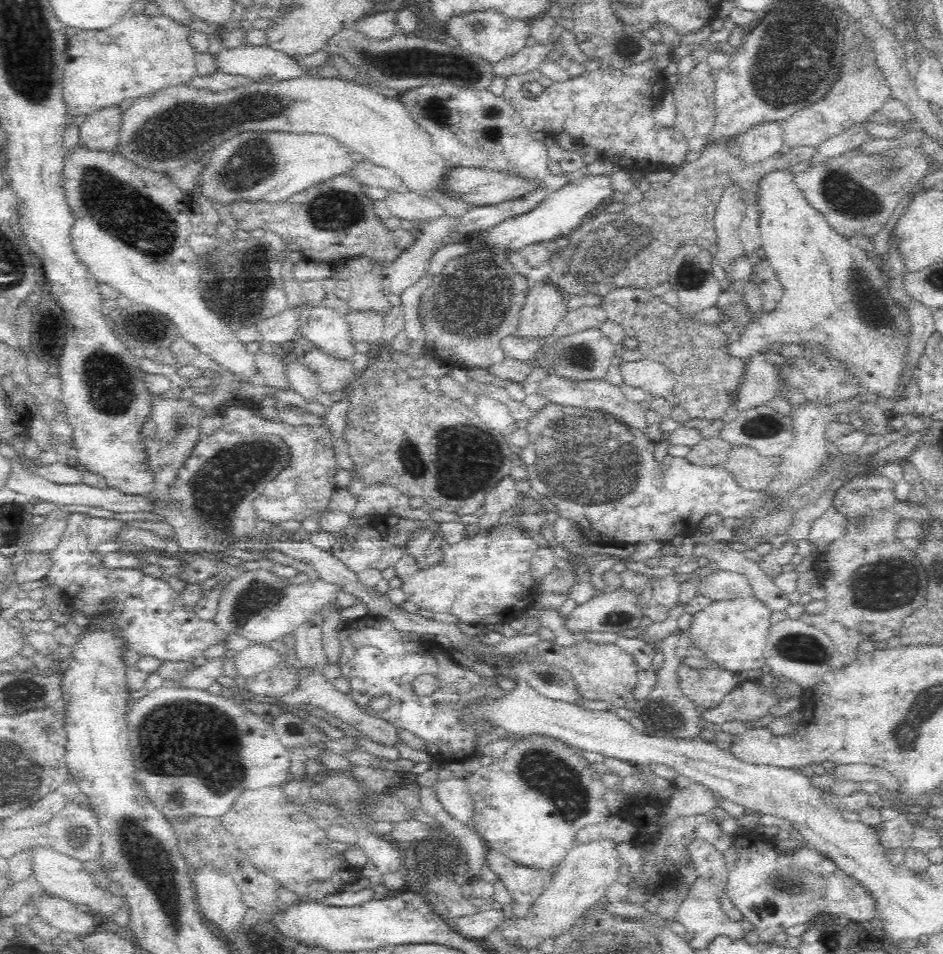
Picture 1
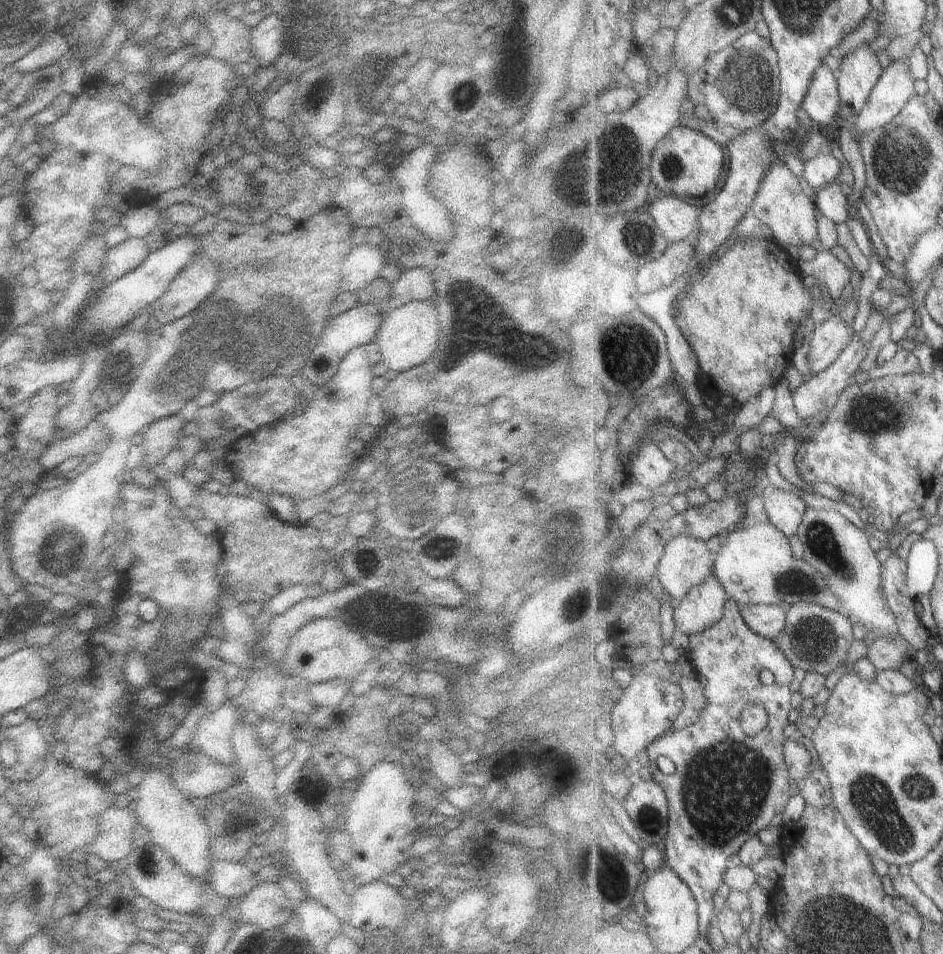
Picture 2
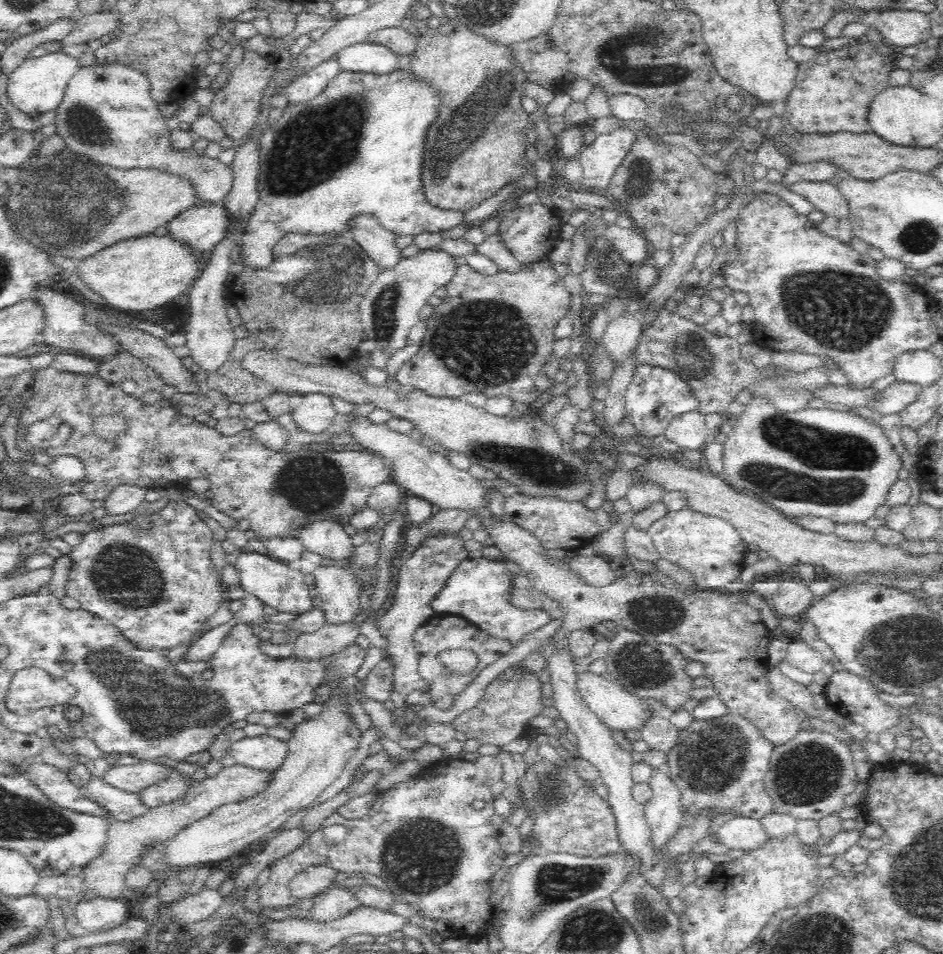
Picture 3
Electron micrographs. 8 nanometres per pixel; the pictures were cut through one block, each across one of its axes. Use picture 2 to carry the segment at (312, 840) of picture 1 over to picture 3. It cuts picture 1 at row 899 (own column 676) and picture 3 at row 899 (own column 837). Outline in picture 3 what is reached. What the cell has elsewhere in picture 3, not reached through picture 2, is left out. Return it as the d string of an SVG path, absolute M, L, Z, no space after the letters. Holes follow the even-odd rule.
M325 864L306 866L289 882L289 898L293 900L313 898L314 895L332 886L337 871Z

